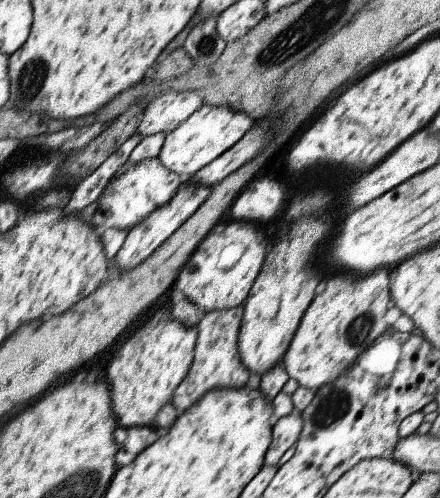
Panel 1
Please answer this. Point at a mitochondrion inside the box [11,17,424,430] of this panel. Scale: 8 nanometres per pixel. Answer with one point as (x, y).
(34, 72)

